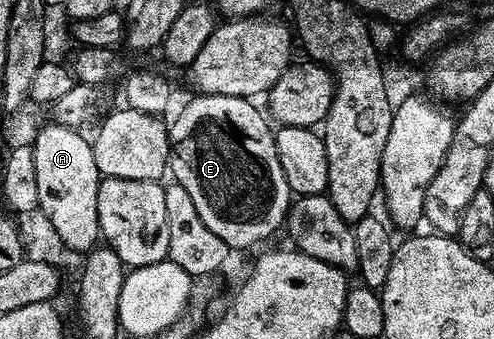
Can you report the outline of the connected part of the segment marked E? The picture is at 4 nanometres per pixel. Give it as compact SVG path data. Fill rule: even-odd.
M199 93L168 126L171 141L168 170L171 175L174 173L173 181L179 182L188 196L192 196L200 220L235 251L246 250L272 237L278 229L281 231L292 203L284 168L280 168L280 156L276 156L274 130L267 115L253 104L249 98Z

